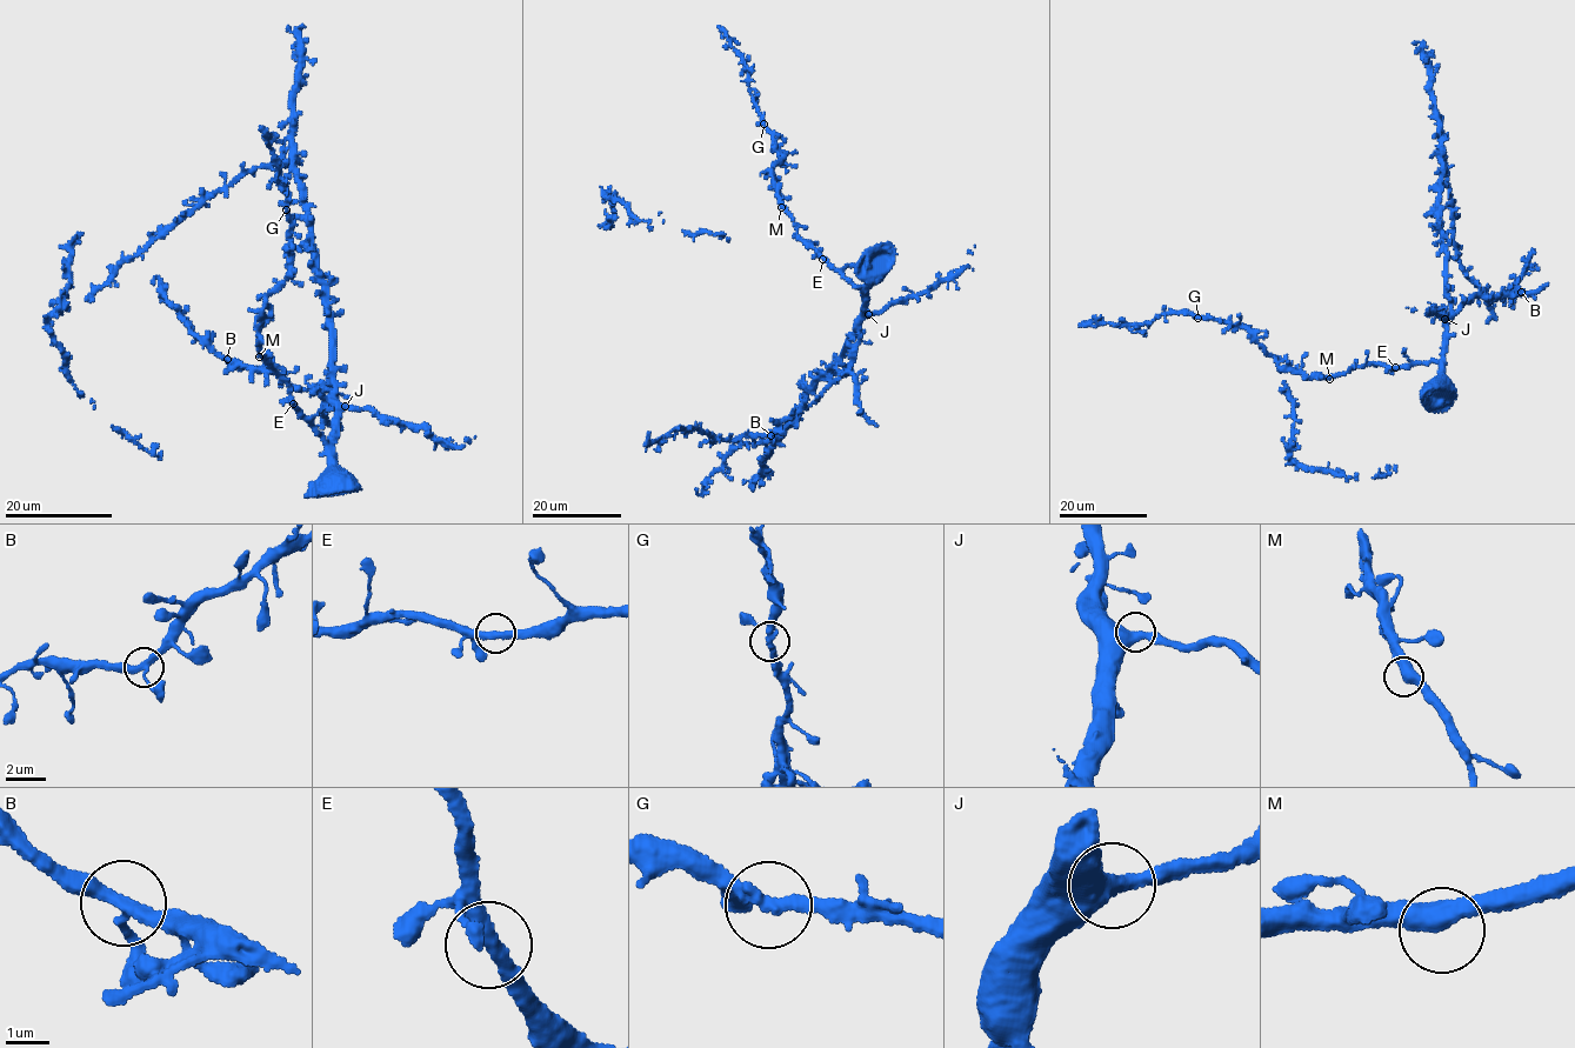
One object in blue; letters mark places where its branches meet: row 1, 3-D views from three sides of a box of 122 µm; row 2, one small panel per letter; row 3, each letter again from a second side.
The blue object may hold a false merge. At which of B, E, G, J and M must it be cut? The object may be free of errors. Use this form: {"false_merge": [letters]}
{"false_merge": []}

